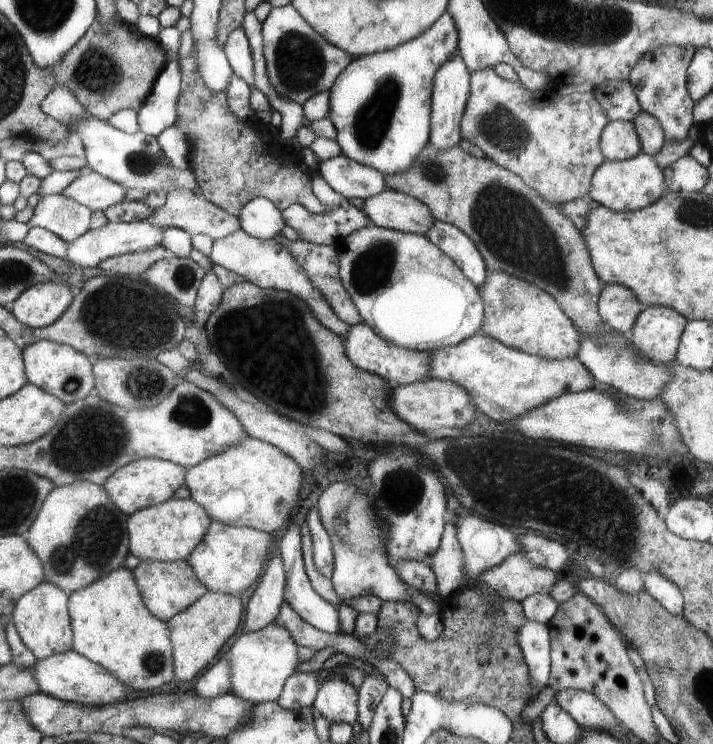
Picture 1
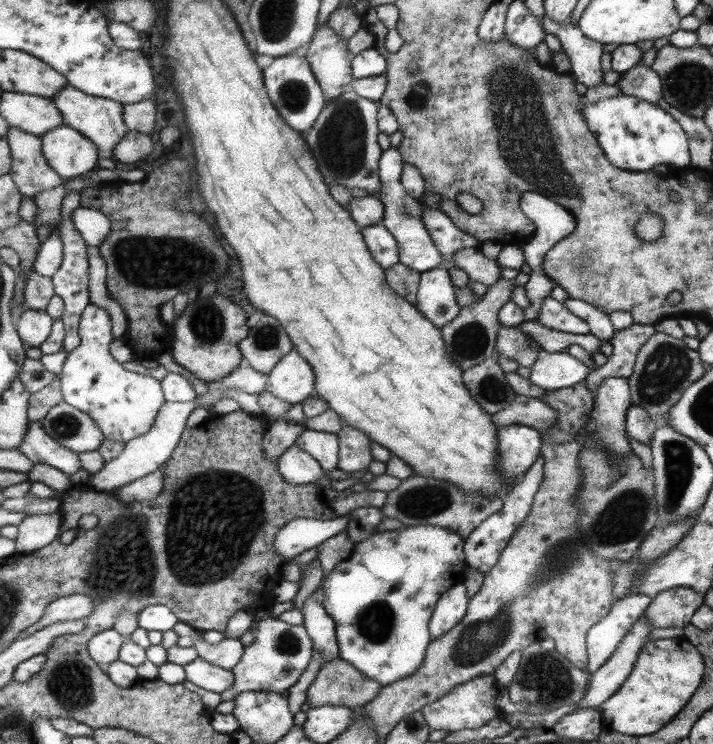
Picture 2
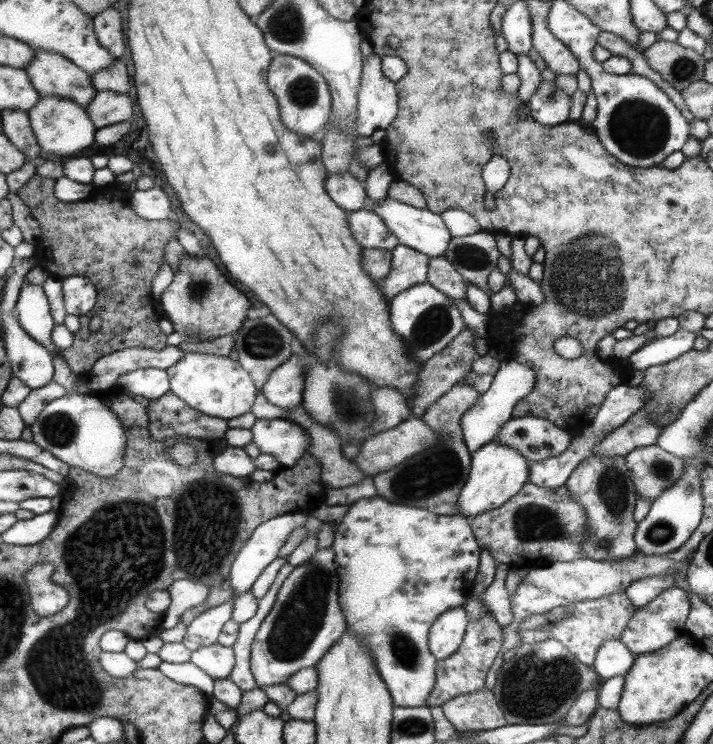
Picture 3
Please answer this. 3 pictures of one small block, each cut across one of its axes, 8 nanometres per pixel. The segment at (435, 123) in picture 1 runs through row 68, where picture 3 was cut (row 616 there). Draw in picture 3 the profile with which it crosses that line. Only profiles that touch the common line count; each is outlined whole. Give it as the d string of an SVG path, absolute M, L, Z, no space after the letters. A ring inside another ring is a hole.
M462 606L441 613L432 622L428 630L428 649L436 657L436 660L447 658L460 646L464 638L464 630L468 626L468 615Z

